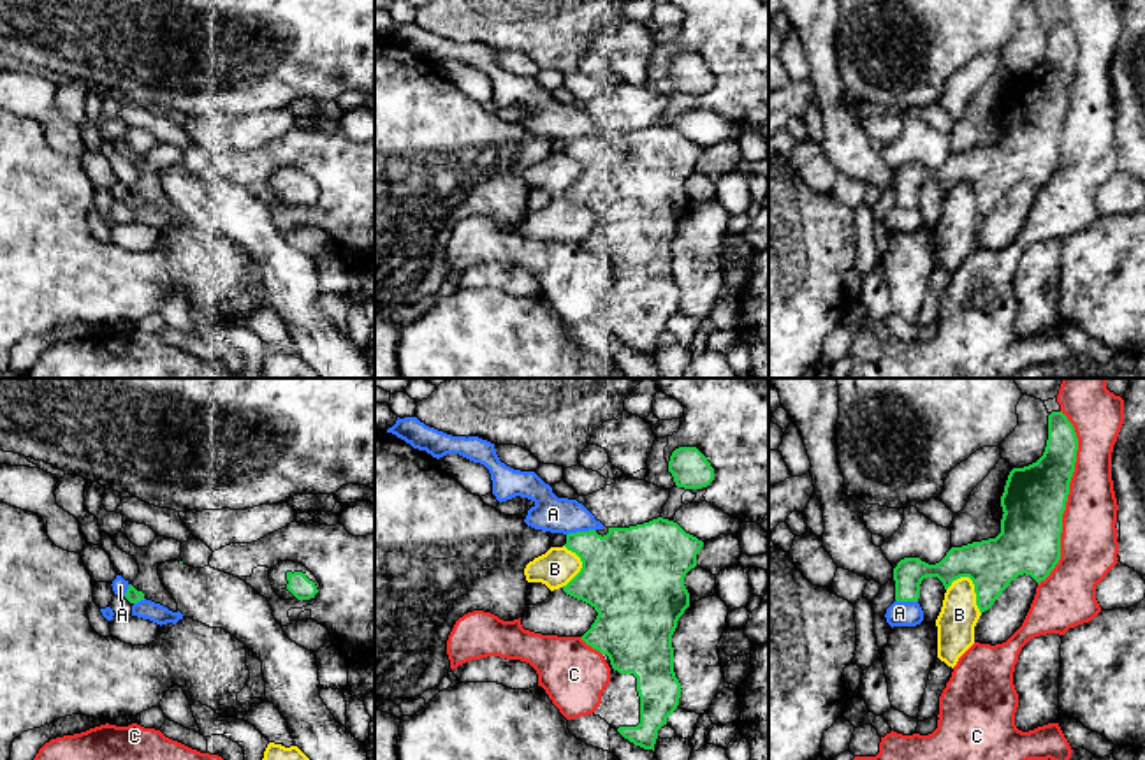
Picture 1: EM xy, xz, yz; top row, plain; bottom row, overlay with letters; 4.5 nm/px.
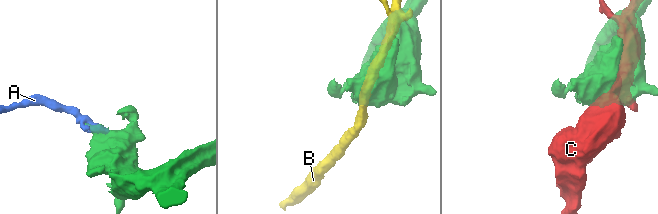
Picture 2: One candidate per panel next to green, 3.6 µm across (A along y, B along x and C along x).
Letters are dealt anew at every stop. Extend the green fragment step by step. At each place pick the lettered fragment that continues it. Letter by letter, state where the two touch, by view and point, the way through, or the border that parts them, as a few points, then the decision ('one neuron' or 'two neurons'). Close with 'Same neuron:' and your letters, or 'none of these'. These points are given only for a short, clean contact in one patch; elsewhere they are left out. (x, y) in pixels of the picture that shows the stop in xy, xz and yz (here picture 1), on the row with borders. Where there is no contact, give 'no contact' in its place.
A: meets green in xz at (581, 532); border along xz (595, 530), (577, 530), (567, 535); two neurons
B: meets green in yz at (975, 588); two neurons
C: meets green in yz at (1066, 498); two neurons
Same neuron: none of these

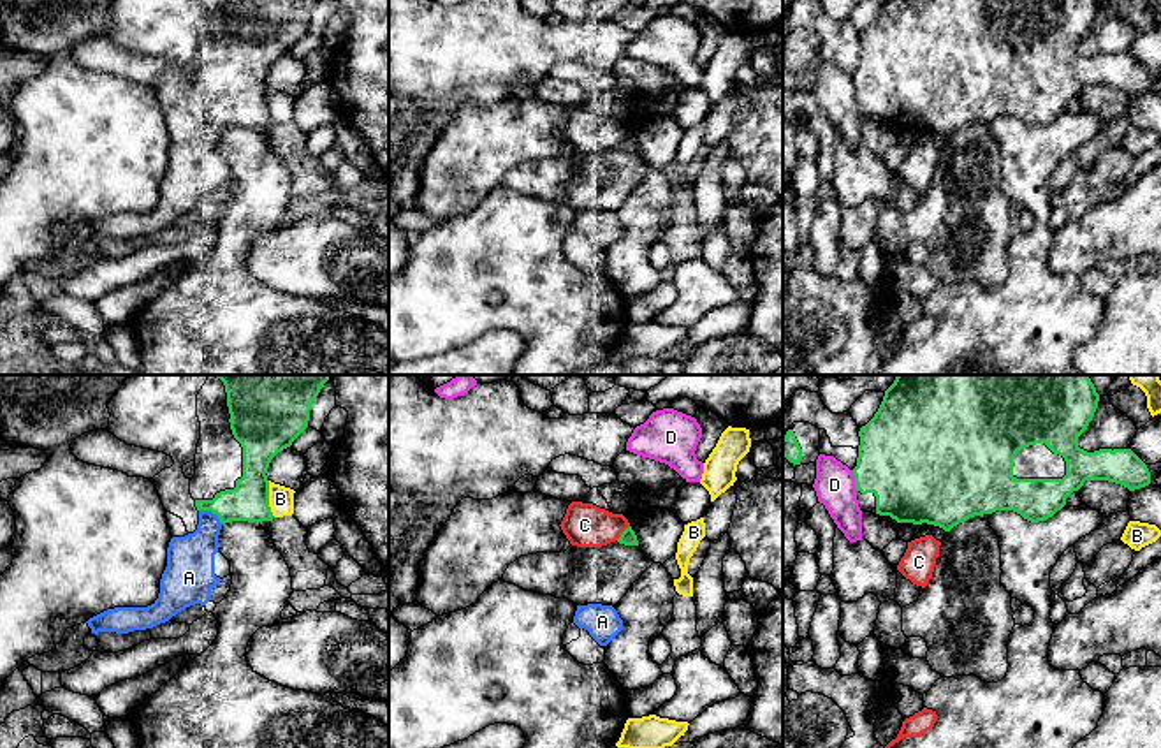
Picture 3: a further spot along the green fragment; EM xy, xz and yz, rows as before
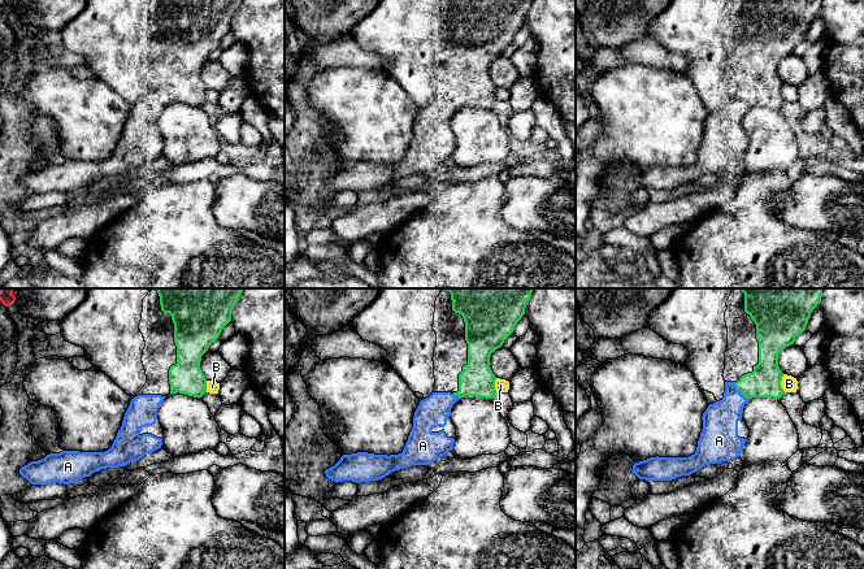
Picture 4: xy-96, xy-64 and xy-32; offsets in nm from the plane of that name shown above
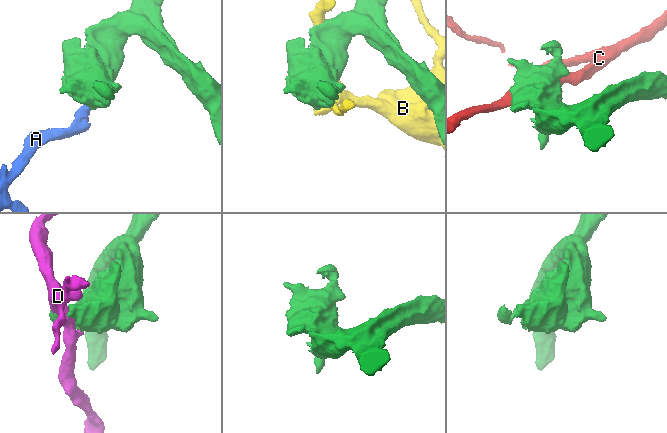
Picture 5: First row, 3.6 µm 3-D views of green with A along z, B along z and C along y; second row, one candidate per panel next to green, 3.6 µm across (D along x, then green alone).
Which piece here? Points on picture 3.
A: meets green in xy at (211, 511); one neuron
B: meets green in xy at (268, 498); two neurons
C: meets green in xz at (623, 532); two neurons
D: meets green in yz at (855, 481); two neurons
Same neuron: A

